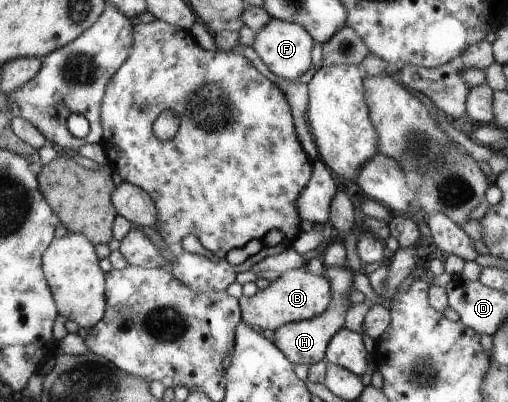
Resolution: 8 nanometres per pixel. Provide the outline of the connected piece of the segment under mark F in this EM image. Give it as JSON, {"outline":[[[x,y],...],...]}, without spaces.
{"outline":[[[271,19],[267,26],[264,26],[257,34],[252,44],[259,58],[273,74],[285,78],[285,80],[295,81],[301,74],[305,74],[311,68],[311,48],[313,48],[313,38],[304,26],[297,23]]]}

